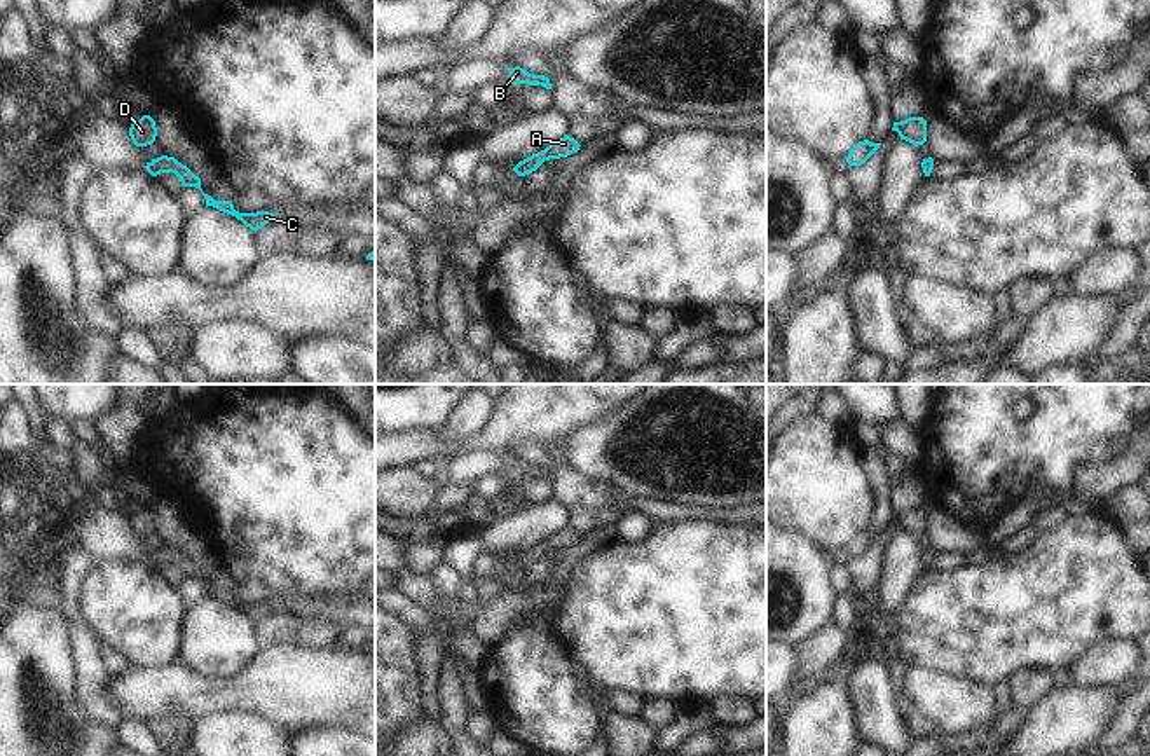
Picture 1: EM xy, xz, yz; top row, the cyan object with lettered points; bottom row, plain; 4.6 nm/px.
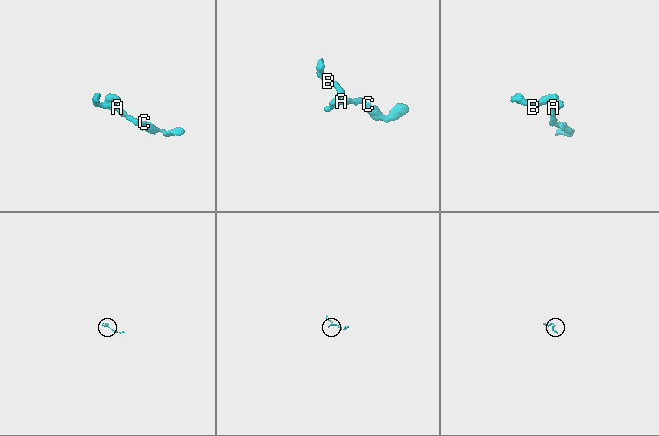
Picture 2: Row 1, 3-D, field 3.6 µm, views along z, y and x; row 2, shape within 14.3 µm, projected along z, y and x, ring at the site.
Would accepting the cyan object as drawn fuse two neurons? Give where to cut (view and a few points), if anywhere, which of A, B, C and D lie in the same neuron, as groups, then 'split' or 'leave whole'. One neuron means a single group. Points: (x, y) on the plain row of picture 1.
no cut | A B C D | leave whole

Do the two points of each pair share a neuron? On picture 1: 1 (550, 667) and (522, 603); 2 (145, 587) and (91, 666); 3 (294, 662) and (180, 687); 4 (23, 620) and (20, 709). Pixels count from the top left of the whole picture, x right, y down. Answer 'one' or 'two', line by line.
1: two
2: two
3: one
4: one

